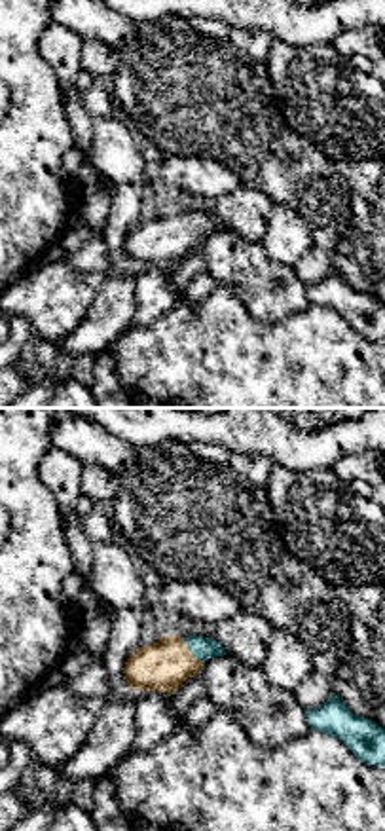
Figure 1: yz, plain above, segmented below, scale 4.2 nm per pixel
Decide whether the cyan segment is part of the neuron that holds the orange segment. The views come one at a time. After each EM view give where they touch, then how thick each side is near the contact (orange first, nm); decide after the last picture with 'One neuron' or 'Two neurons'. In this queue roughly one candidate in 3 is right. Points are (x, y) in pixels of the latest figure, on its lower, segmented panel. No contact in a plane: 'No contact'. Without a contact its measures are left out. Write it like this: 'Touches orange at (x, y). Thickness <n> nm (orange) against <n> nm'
Touches orange at (190, 651). Thickness 220 nm (orange) against 90 nm

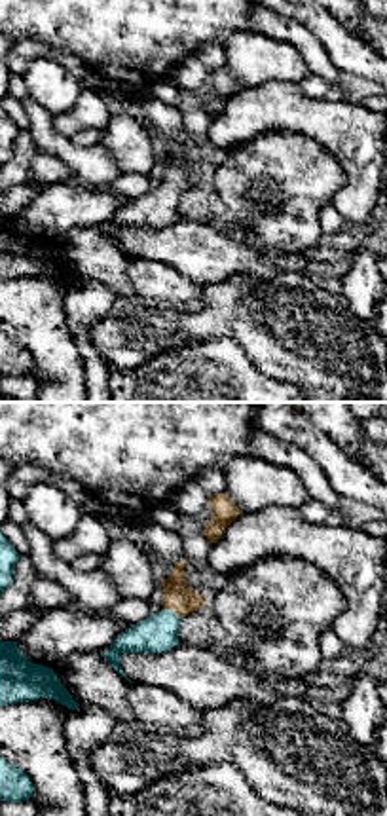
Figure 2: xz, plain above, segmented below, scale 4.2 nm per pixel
Touches orange at (173, 612). Thickness 130 nm (orange) against 160 nm

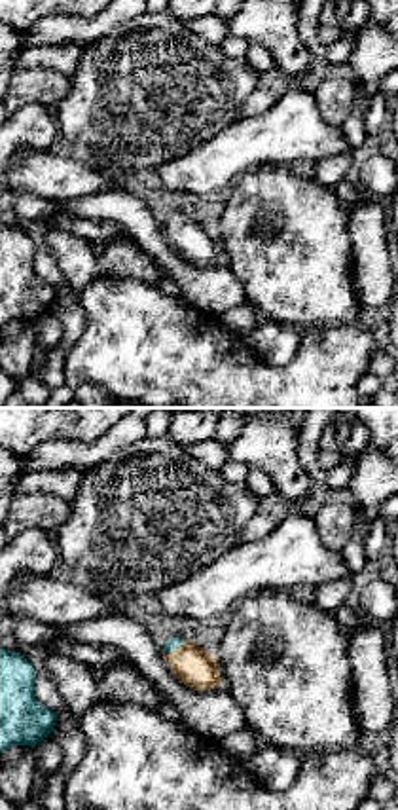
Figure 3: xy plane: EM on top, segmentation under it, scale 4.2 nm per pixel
Touches orange at (177, 647). Thickness 170 nm (orange) against 50 nm

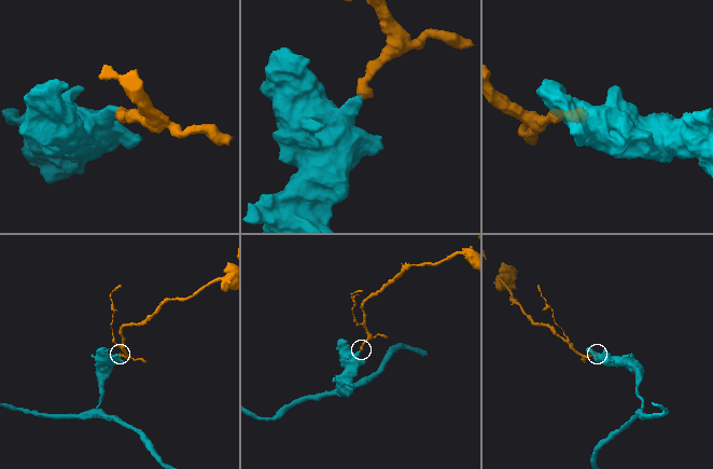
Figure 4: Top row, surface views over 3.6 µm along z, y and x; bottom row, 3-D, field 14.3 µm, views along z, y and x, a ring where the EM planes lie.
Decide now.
One neuron

